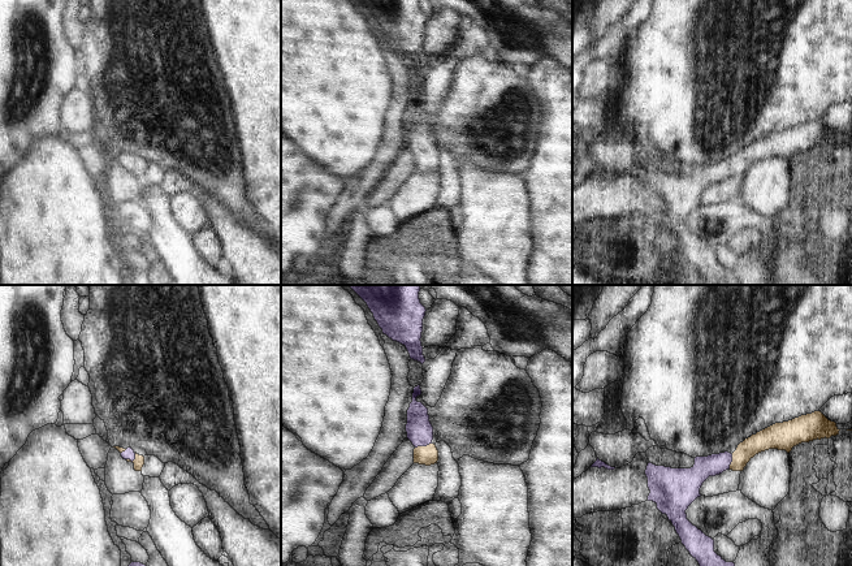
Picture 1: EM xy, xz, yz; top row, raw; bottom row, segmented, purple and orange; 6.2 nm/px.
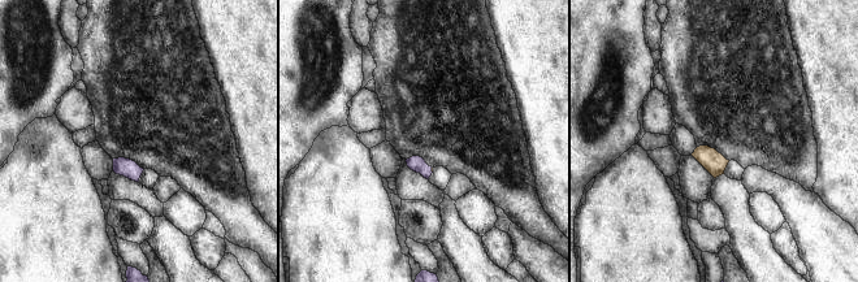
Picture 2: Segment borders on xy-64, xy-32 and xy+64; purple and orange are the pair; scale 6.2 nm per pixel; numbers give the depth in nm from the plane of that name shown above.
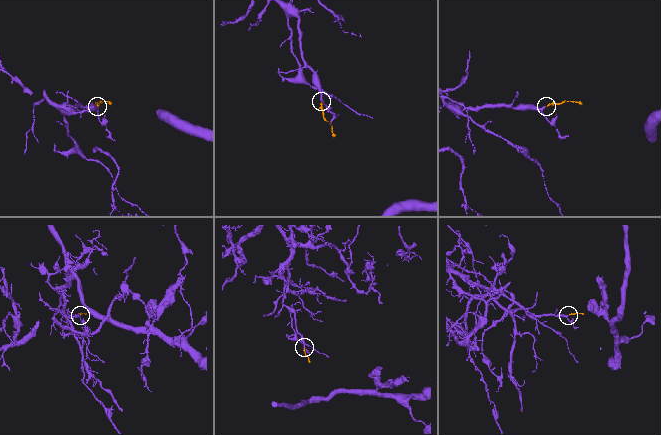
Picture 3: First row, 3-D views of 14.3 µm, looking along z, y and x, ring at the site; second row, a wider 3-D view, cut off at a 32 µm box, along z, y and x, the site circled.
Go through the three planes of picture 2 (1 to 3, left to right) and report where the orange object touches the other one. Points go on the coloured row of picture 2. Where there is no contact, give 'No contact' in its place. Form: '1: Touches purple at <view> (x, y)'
1: No contact
2: Touches purple at xy-32 (430, 170)
3: No contact

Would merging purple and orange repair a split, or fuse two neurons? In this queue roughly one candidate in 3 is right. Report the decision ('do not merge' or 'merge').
merge

